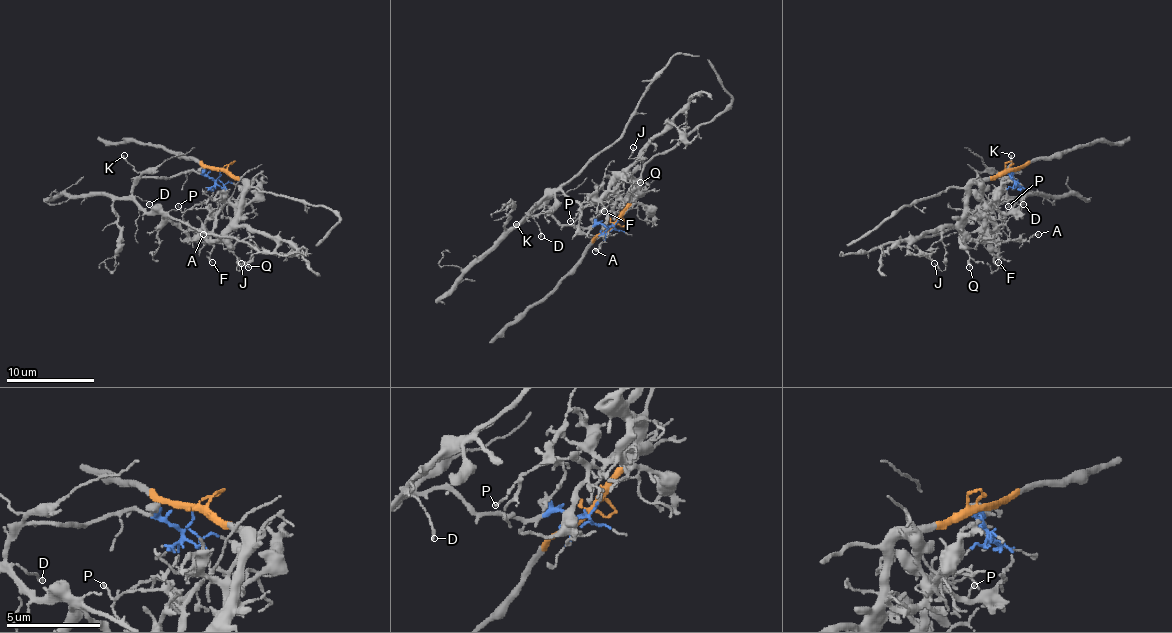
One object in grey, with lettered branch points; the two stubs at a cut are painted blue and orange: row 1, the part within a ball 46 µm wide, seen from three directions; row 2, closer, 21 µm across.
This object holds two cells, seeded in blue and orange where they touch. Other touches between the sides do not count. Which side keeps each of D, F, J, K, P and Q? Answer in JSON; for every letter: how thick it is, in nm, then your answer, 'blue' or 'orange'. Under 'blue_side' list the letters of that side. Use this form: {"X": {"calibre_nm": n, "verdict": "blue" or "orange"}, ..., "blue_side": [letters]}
{"D": {"calibre_nm": 130, "verdict": "blue"}, "F": {"calibre_nm": 130, "verdict": "orange"}, "J": {"calibre_nm": 130, "verdict": "orange"}, "K": {"calibre_nm": 150, "verdict": "blue"}, "P": {"calibre_nm": 100, "verdict": "orange"}, "Q": {"calibre_nm": 110, "verdict": "orange"}, "blue_side": ["D", "K"]}

